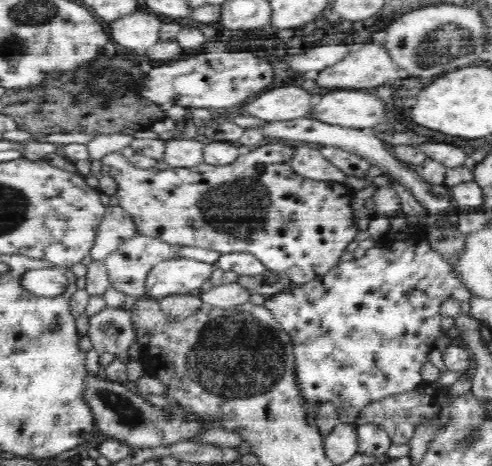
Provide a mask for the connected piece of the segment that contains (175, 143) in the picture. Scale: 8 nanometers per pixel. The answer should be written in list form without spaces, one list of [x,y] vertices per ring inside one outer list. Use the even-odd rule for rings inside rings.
[[[174,138],[165,141],[164,162],[170,168],[188,168],[203,163],[204,144],[195,138],[184,140],[184,138]]]

